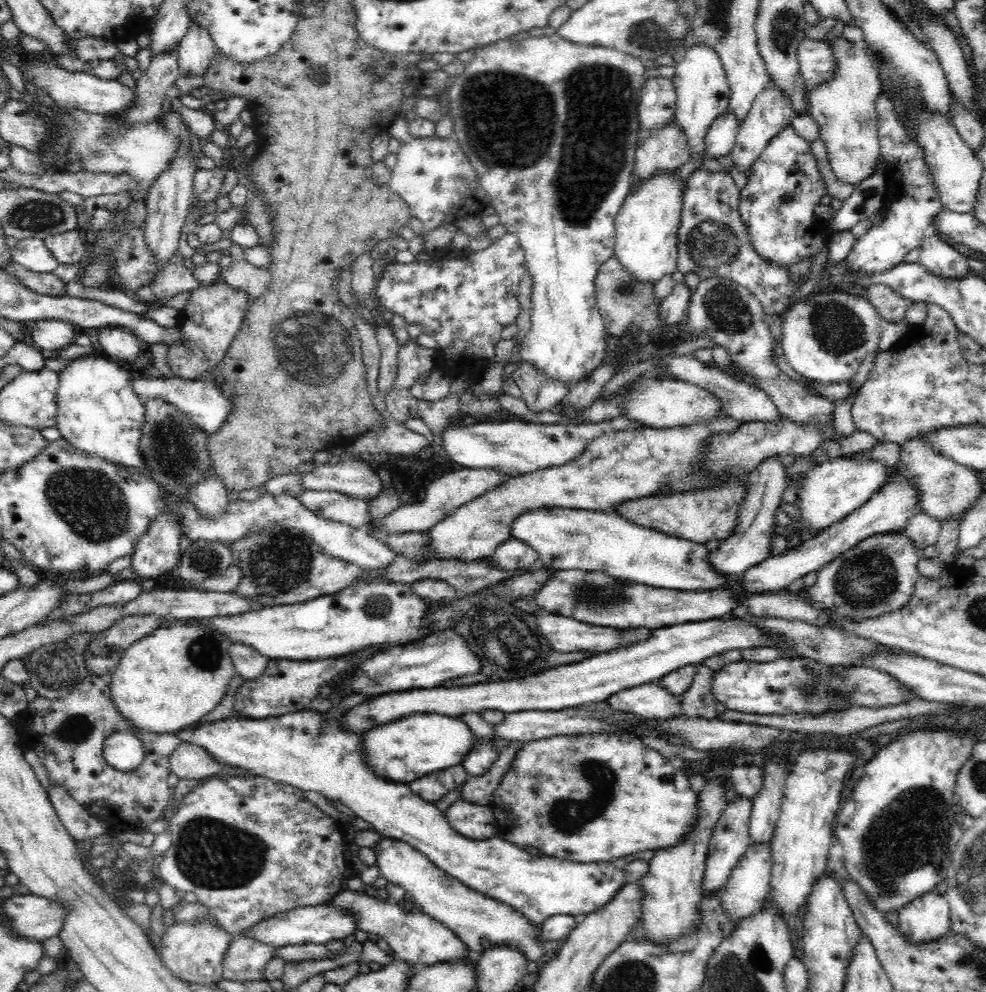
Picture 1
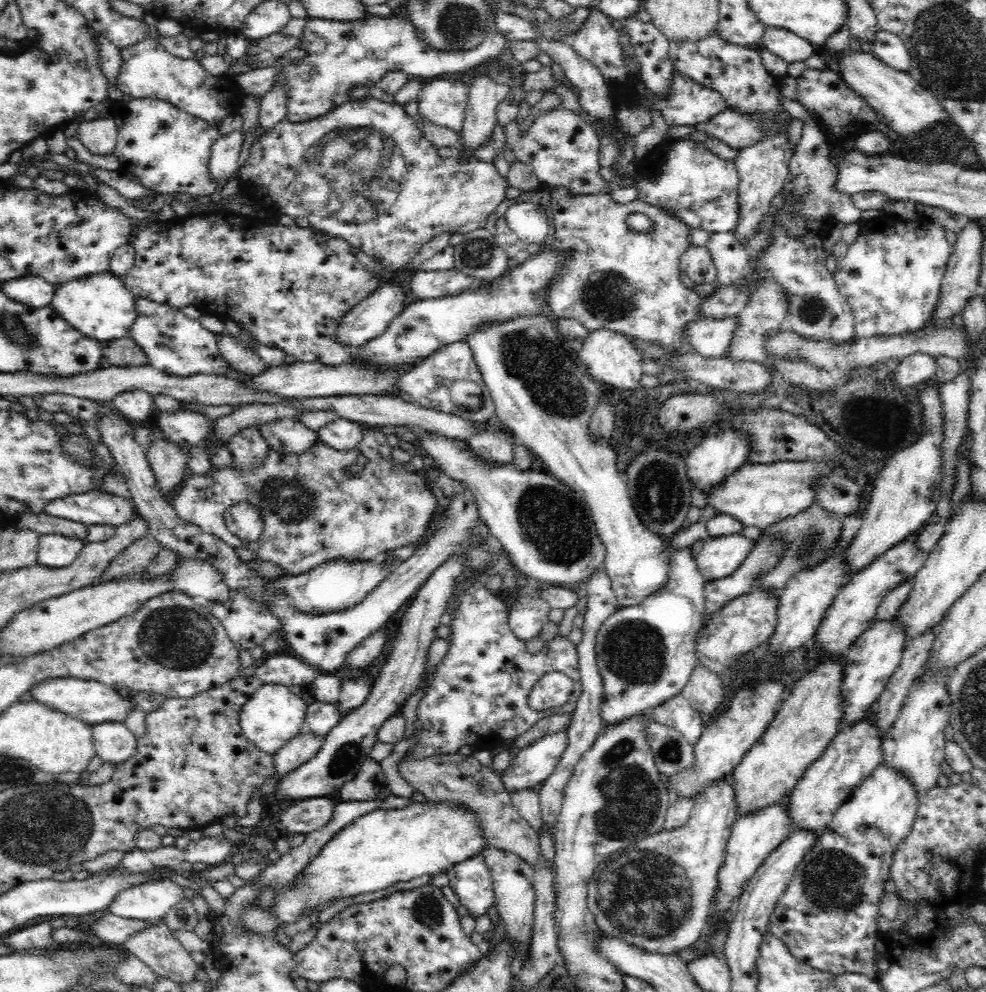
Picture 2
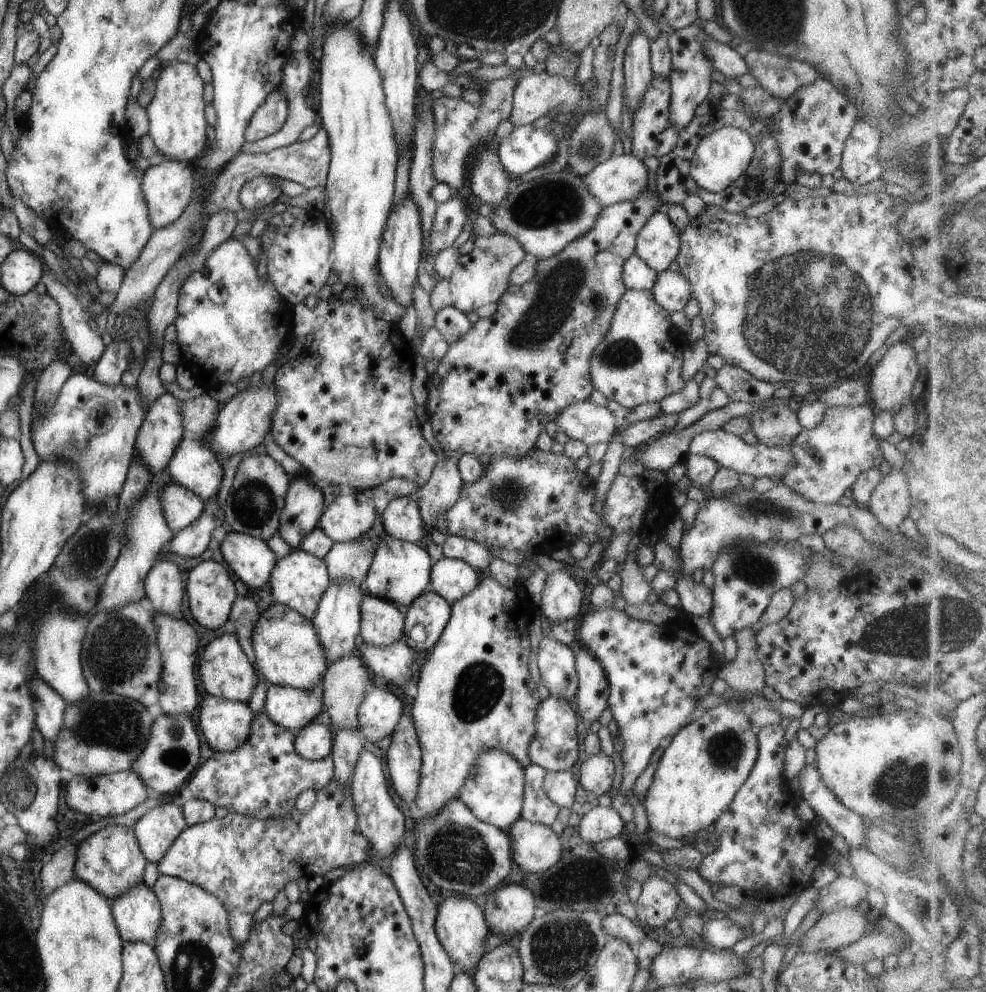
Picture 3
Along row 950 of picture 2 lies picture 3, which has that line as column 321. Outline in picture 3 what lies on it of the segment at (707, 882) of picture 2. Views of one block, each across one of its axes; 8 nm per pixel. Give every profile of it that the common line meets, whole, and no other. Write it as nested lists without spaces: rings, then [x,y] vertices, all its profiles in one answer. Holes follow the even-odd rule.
[[[273,603],[263,610],[255,622],[251,645],[255,653],[254,668],[269,685],[311,690],[321,684],[328,665],[311,618],[304,618],[283,604]]]

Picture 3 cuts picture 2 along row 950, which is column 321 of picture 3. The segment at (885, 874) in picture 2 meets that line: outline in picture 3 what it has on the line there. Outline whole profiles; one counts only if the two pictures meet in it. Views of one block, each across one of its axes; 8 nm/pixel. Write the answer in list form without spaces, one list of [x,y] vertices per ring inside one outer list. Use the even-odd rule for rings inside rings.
[[[331,778],[323,788],[316,791],[315,802],[308,811],[291,808],[283,816],[279,814],[278,818],[263,820],[253,818],[251,814],[227,812],[223,818],[214,817],[200,824],[188,825],[157,862],[157,870],[159,875],[179,878],[213,894],[227,914],[227,932],[231,940],[241,944],[249,938],[253,916],[263,902],[271,903],[275,895],[291,881],[300,878],[308,881],[332,869],[367,861],[367,854],[371,850],[367,840],[369,838],[357,832],[357,814],[351,797],[351,786],[341,786]]]

